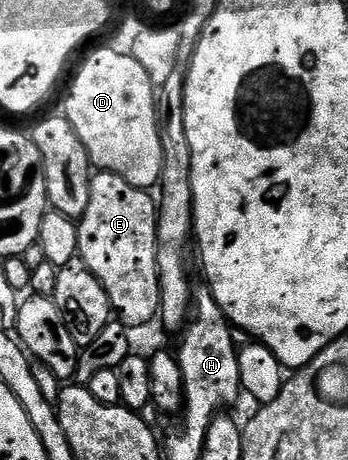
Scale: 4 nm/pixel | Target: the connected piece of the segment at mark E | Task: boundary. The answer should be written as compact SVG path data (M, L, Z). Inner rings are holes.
M98 171L91 182L91 198L87 210L77 221L79 246L77 254L82 264L99 278L103 290L107 290L109 304L120 323L136 330L158 319L161 310L161 287L157 269L157 202L146 189L131 186L119 174Z

